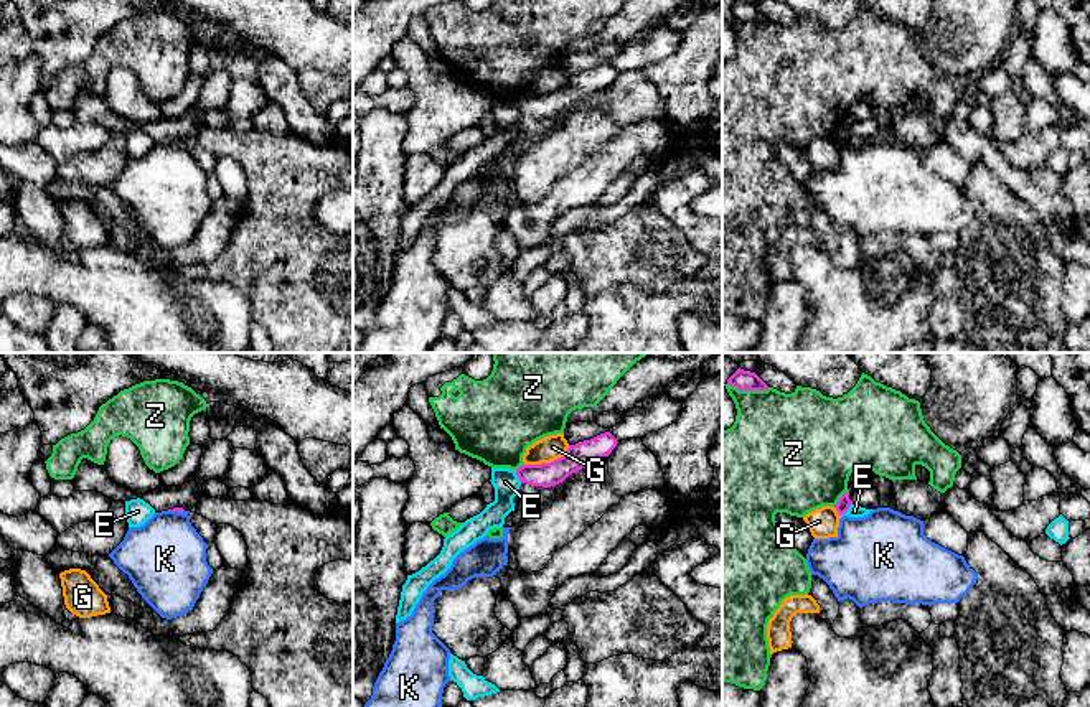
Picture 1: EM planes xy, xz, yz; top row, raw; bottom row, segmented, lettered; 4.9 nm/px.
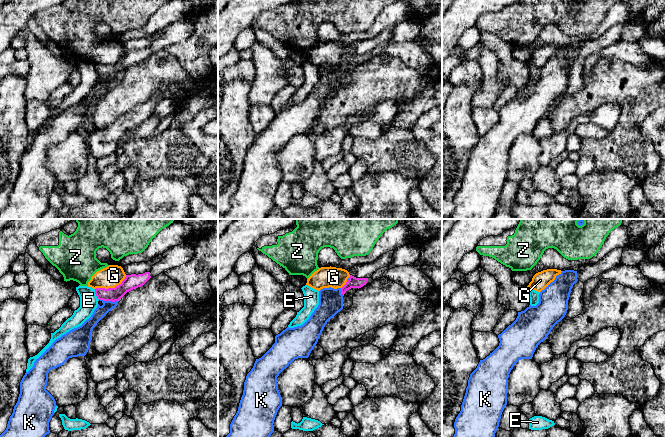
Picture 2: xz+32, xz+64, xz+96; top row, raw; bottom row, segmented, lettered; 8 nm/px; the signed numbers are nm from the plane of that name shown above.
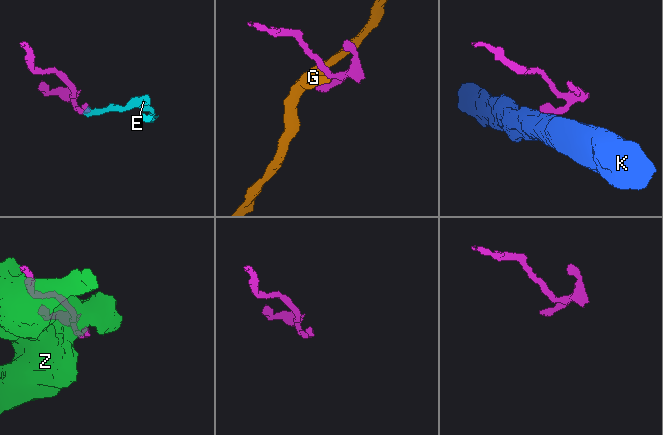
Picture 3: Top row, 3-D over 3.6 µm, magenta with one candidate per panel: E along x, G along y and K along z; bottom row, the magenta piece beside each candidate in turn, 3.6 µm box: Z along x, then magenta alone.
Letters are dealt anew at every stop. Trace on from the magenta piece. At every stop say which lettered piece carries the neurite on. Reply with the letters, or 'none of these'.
none of these

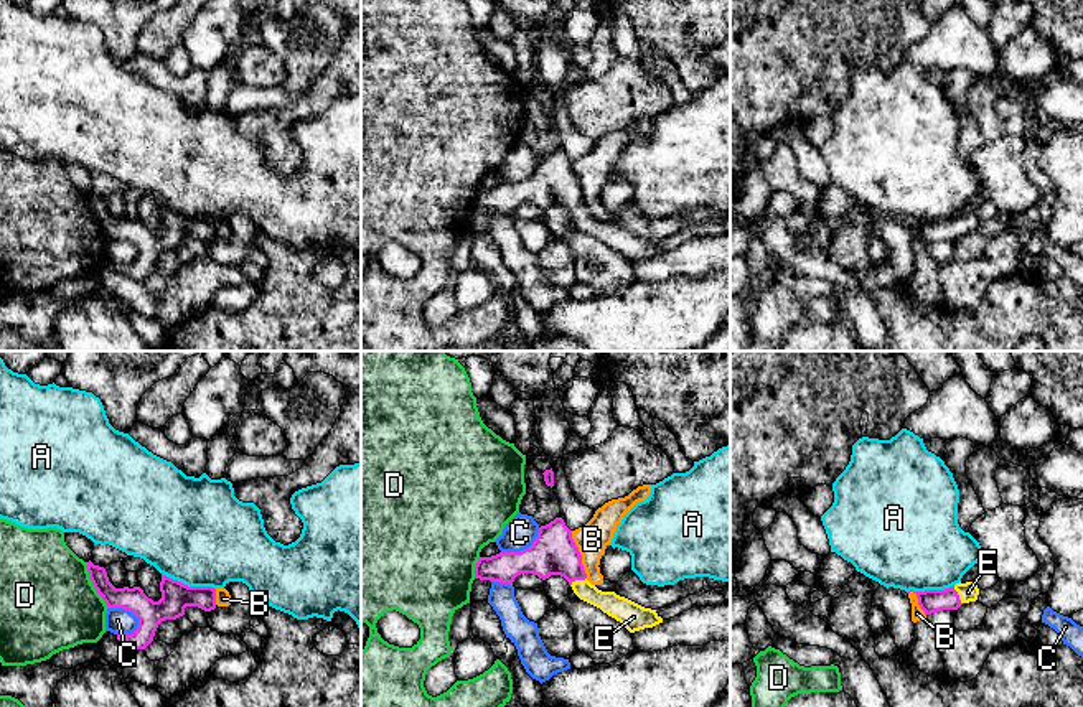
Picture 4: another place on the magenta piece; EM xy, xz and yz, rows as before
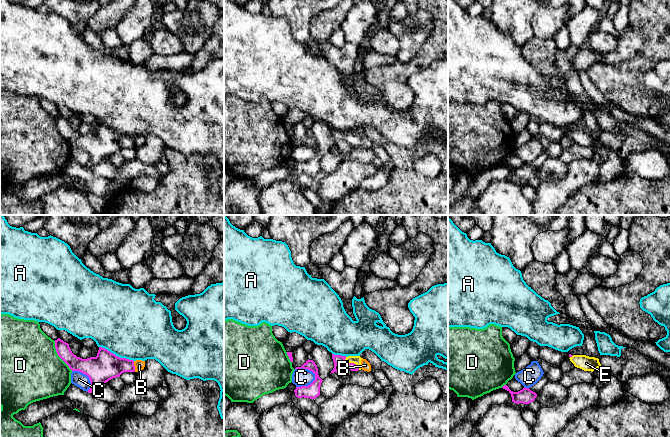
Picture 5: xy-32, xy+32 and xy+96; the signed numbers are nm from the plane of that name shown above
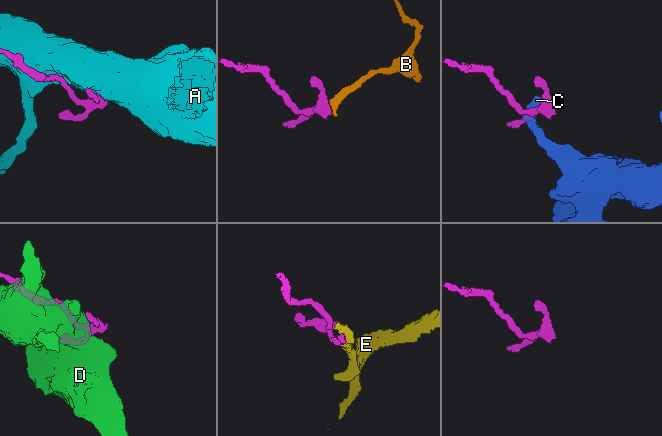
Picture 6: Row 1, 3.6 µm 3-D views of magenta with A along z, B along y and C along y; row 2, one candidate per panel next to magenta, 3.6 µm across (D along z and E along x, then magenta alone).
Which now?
E

